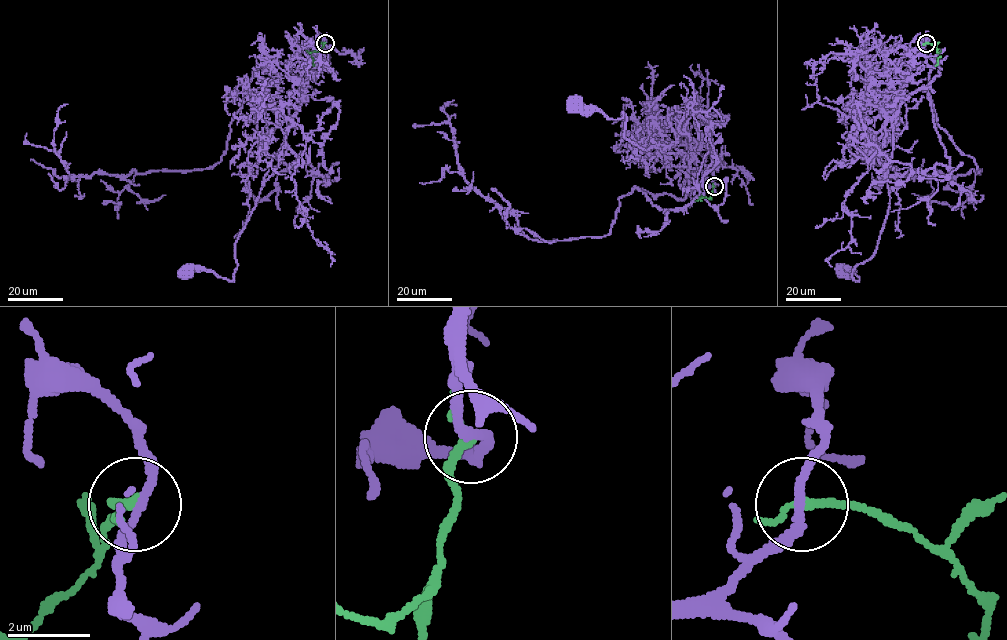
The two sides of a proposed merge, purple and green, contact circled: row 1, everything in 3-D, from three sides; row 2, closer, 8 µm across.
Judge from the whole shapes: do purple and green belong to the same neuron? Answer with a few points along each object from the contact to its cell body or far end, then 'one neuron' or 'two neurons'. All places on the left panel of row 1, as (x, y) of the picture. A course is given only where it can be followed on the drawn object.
purple via (325, 43), (324, 49), (331, 47), (302, 74), (301, 106), (237, 239), (234, 281), (200, 269), (186, 273) | green via (325, 43), (311, 53), (313, 65) | two neurons

